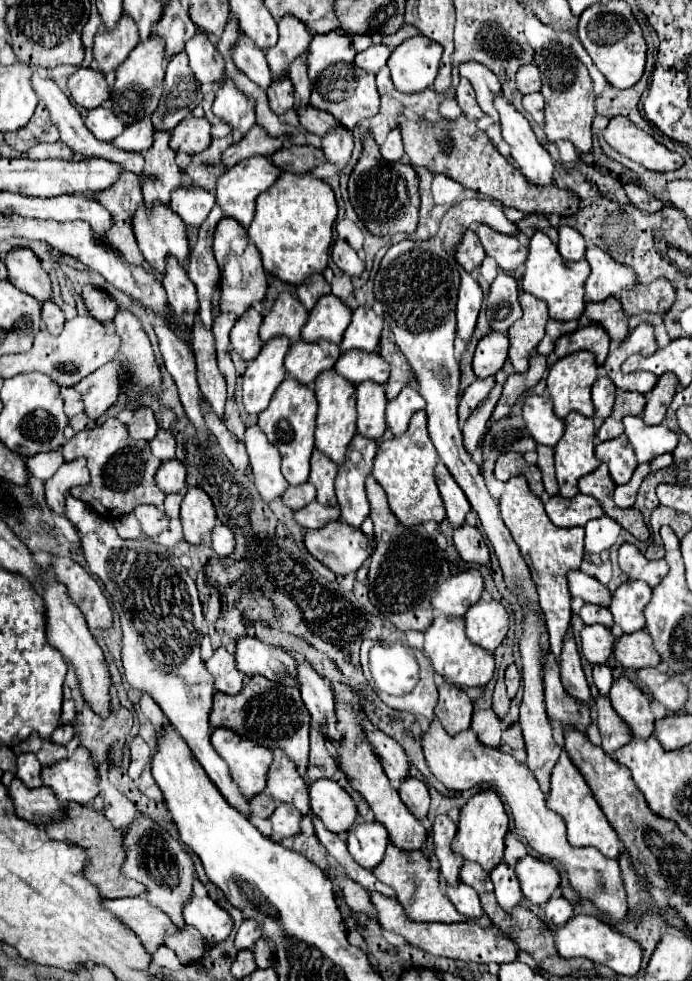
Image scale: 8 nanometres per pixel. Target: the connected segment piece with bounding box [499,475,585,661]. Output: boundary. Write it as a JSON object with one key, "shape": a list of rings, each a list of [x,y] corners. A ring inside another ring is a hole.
{"shape":[[[517,475],[505,483],[505,491],[499,499],[499,505],[501,505],[501,517],[507,529],[511,531],[515,543],[519,545],[521,555],[525,557],[525,561],[527,557],[531,561],[531,571],[537,585],[537,593],[539,593],[539,605],[541,605],[547,631],[549,631],[551,653],[559,661],[561,649],[563,649],[563,637],[569,631],[569,621],[571,621],[571,593],[567,589],[565,575],[571,569],[579,569],[583,561],[585,529],[583,527],[561,529],[553,525],[543,509],[543,501],[529,491],[527,479],[523,475]]]}

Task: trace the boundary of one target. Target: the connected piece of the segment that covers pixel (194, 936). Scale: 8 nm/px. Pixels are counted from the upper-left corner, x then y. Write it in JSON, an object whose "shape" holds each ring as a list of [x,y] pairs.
{"shape":[[[185,925],[183,929],[177,929],[169,937],[165,937],[163,945],[169,947],[169,949],[173,949],[177,953],[177,957],[179,957],[181,963],[199,961],[201,955],[203,955],[203,949],[205,949],[203,937],[191,925]]]}

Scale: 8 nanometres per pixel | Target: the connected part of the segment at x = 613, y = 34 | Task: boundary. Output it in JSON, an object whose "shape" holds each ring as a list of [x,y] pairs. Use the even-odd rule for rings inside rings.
{"shape":[[[625,1],[595,3],[579,17],[579,39],[585,51],[591,55],[597,69],[617,89],[633,87],[645,69],[645,39],[639,23],[631,15],[631,7]]]}

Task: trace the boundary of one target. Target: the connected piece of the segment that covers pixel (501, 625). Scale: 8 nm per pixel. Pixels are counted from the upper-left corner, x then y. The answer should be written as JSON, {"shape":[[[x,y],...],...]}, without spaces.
{"shape":[[[477,601],[465,613],[465,633],[469,641],[493,653],[507,635],[507,611],[499,601]]]}

